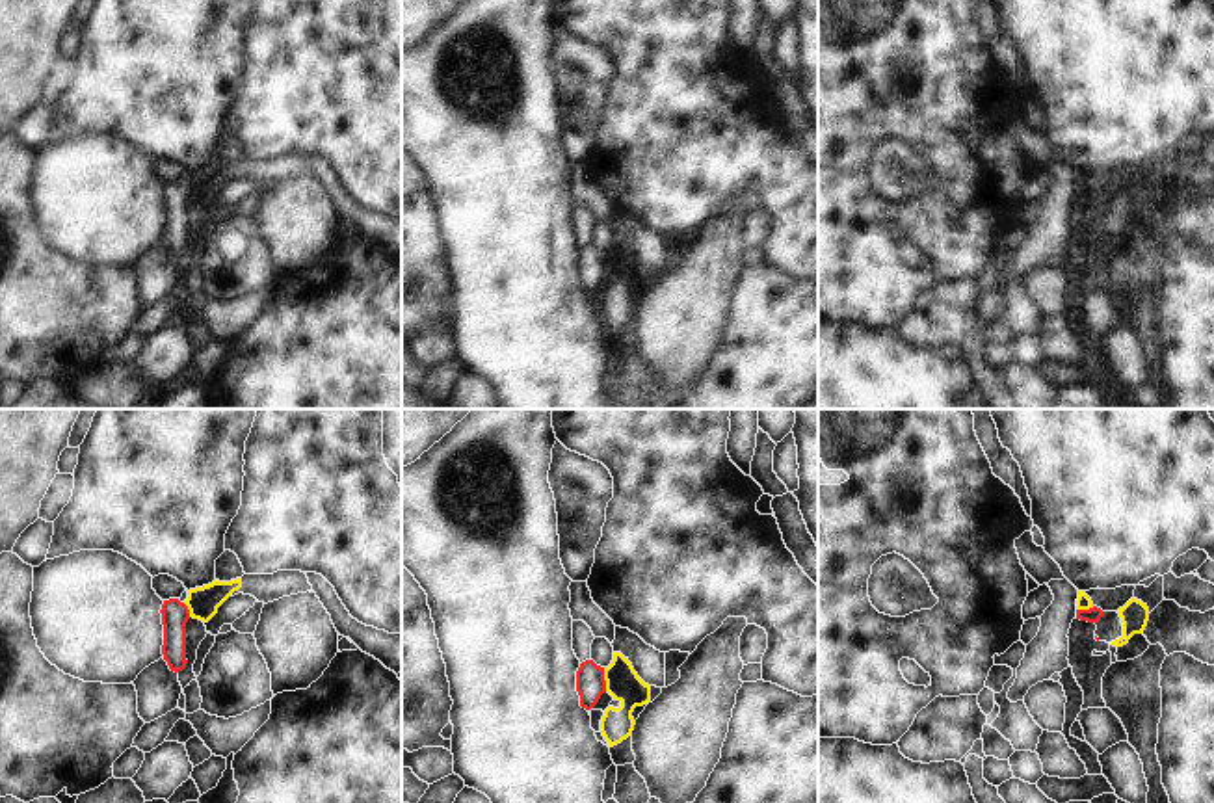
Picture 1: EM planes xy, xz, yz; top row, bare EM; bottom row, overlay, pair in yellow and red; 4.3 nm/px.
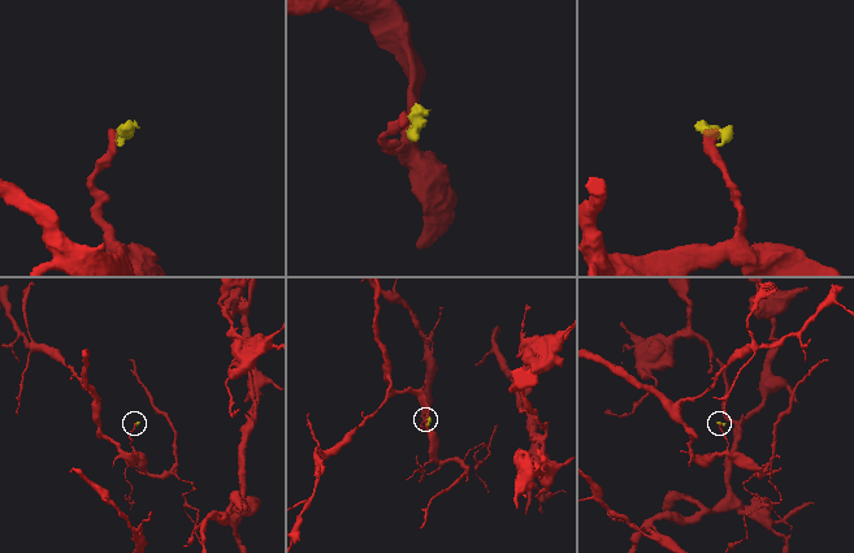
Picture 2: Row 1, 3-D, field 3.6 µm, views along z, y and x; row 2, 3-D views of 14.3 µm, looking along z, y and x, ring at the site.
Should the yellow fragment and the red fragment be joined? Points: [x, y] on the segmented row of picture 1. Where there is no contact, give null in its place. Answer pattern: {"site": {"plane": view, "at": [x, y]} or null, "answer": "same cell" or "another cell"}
{"site": {"plane": "xz", "at": [605, 679]}, "answer": "another cell"}

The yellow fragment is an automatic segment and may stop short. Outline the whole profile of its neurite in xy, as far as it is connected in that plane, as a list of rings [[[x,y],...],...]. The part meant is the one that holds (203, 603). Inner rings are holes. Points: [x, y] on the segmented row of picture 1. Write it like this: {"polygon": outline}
{"polygon": [[[277,571],[273,574],[244,574],[231,582],[212,582],[188,591],[186,606],[190,617],[208,623],[218,608],[232,595],[244,593],[258,602],[273,602],[297,593],[314,593],[309,578],[301,571]]]}

